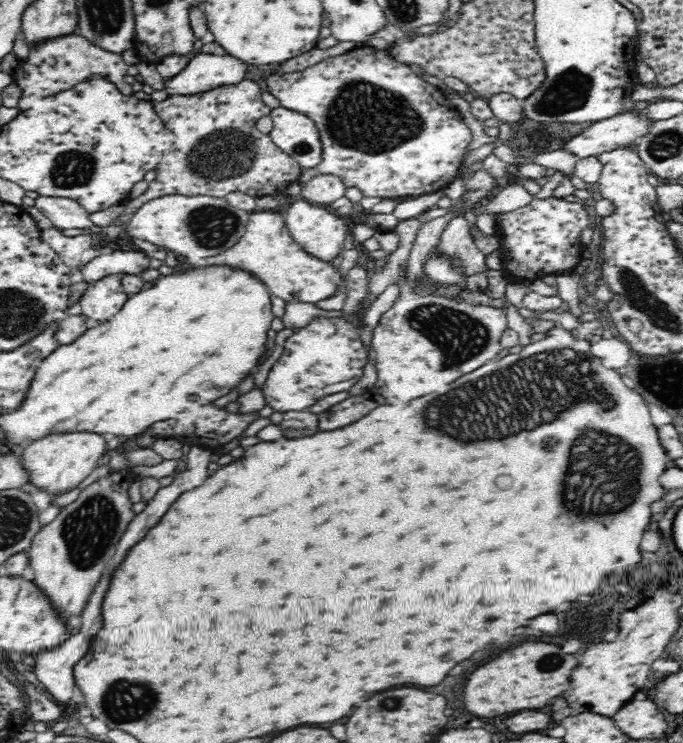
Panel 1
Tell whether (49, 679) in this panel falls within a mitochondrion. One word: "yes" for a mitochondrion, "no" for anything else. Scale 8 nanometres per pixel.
no

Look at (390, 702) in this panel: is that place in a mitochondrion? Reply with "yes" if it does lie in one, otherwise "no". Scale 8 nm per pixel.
yes

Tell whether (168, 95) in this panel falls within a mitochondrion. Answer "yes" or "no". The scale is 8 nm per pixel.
no

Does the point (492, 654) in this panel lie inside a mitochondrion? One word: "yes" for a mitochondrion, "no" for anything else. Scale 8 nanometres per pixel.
no

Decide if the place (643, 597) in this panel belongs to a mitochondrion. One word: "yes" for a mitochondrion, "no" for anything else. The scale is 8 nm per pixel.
no

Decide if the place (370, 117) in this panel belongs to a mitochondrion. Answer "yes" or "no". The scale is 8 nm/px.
yes

